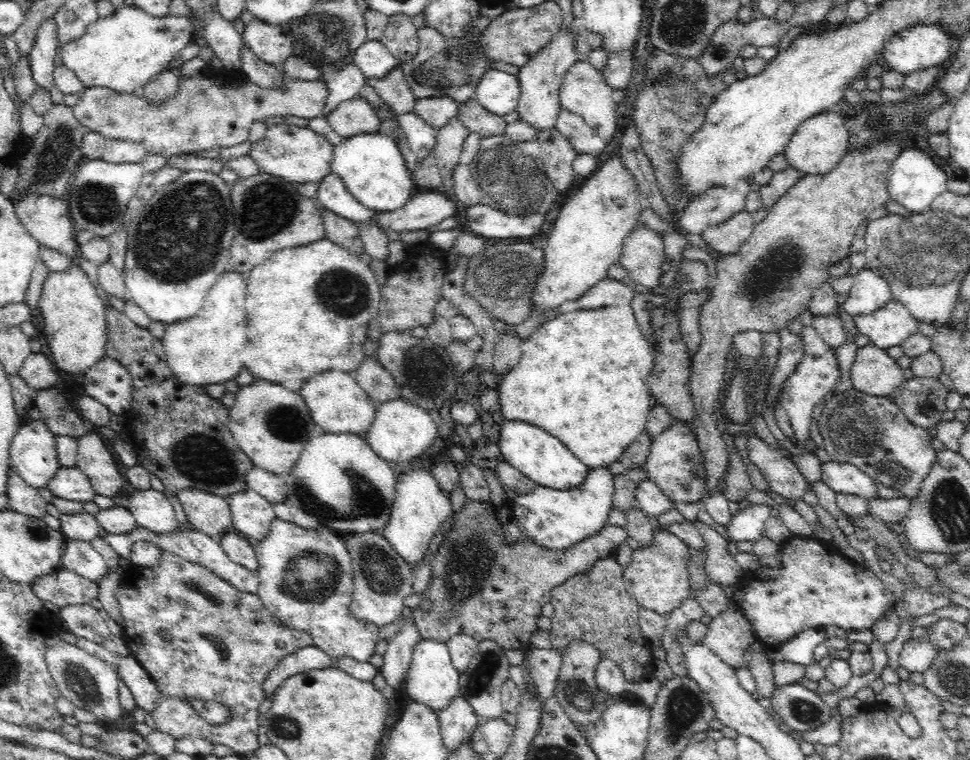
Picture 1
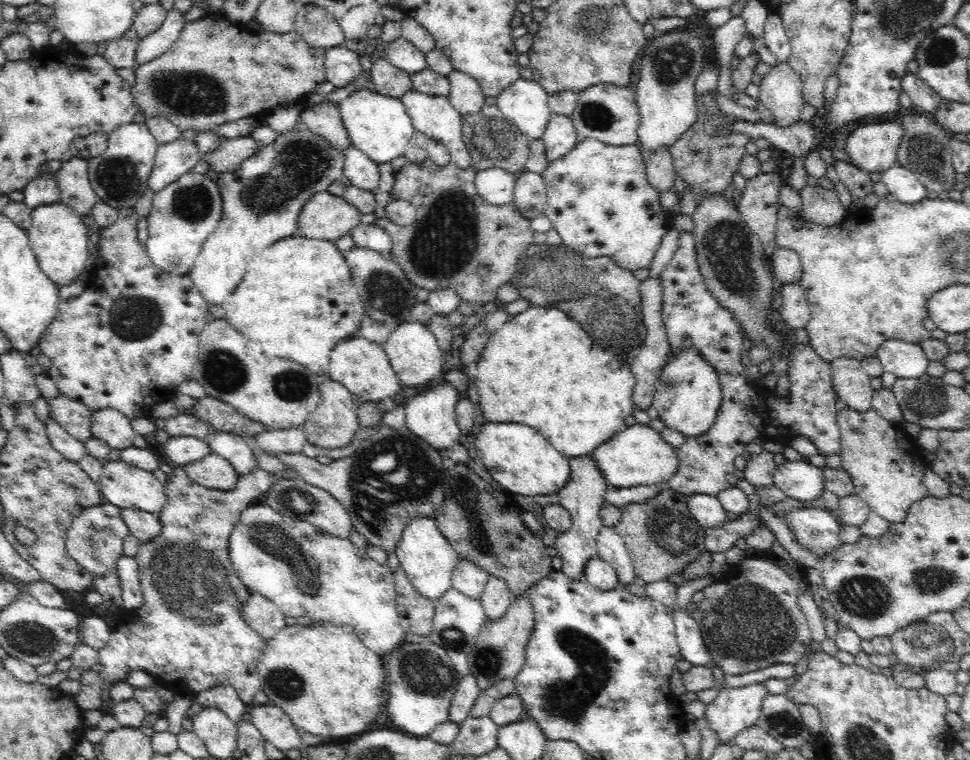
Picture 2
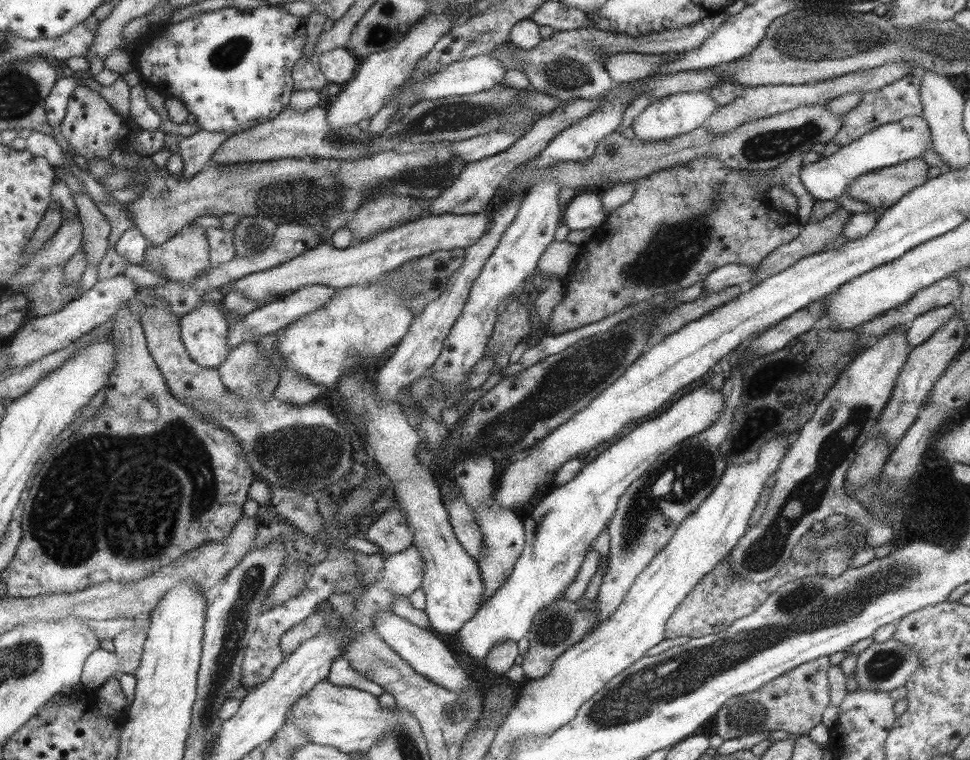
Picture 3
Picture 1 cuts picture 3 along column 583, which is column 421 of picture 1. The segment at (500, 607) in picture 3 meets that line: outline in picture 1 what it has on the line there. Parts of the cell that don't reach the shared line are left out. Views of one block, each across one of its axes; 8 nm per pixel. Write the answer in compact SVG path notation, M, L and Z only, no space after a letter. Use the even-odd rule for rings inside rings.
M418 466L397 476L394 505L392 505L389 520L380 534L386 537L396 554L406 559L408 565L413 568L414 563L426 552L430 540L436 536L436 530L448 521L452 514L449 494L441 490L430 468Z

